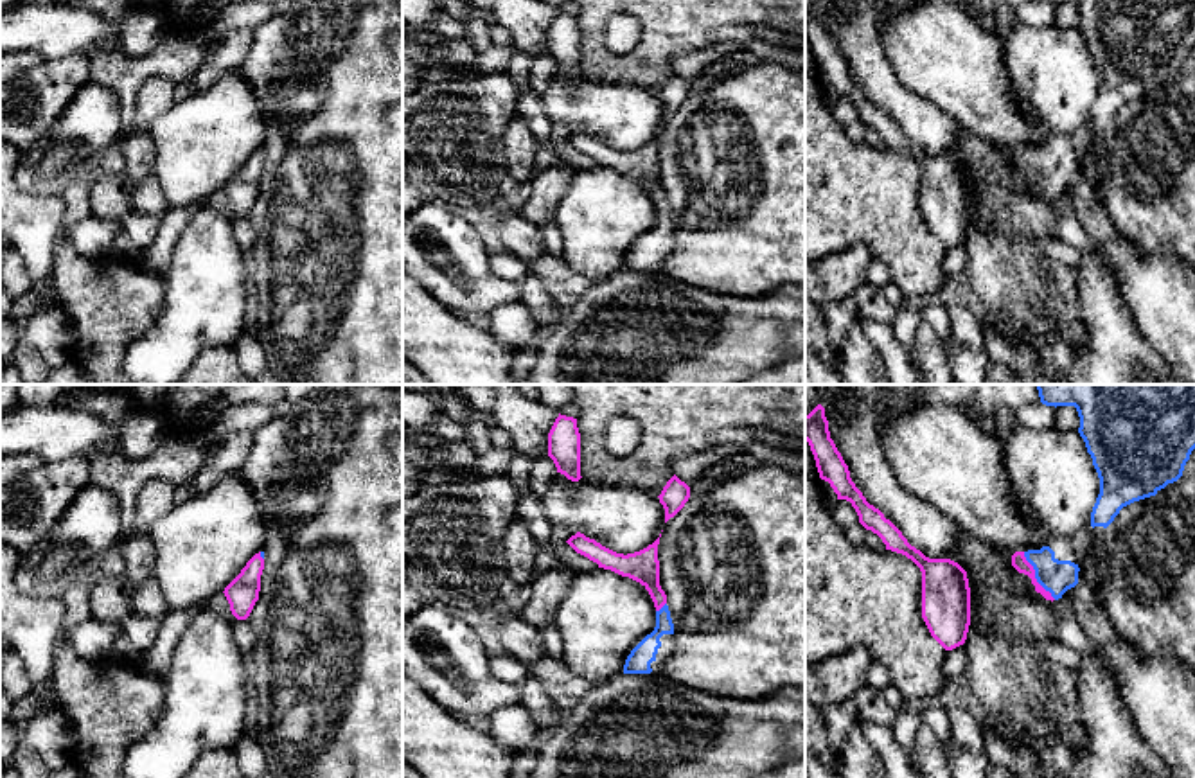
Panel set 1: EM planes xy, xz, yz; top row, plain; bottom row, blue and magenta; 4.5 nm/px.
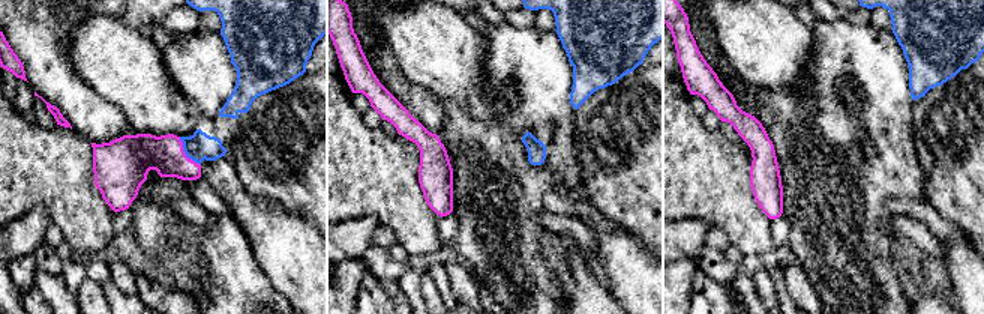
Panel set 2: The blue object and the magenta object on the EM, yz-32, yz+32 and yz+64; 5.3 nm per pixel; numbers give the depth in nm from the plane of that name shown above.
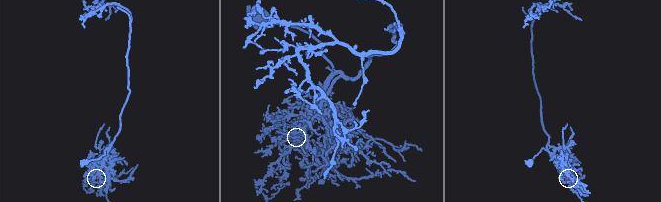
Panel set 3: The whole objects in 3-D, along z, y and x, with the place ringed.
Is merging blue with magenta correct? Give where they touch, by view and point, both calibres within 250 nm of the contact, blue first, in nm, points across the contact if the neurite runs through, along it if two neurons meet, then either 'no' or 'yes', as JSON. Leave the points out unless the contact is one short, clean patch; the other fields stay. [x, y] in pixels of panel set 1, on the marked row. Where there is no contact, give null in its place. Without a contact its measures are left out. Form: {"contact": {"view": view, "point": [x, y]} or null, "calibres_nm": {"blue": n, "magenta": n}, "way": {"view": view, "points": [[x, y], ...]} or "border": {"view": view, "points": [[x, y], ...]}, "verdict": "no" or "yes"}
{"contact": {"view": "yz", "point": [1035, 575]}, "calibres_nm": {"blue": 150, "magenta": 70}, "way": {"view": "yz", "points": [[1053, 575], [1035, 575], [1019, 563]]}, "verdict": "yes"}

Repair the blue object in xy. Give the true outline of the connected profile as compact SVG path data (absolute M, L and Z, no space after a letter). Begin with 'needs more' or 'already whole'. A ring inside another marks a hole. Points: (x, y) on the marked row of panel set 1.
needs more; M259 552L223 591L237 620L246 620L259 600L262 570L264 552Z

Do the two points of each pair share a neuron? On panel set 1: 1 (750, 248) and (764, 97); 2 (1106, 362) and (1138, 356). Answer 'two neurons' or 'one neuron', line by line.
1: one neuron
2: one neuron

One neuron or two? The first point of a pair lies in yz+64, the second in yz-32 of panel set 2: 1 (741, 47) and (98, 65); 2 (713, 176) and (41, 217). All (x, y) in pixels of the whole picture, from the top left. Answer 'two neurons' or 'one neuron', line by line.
1: one neuron
2: two neurons

